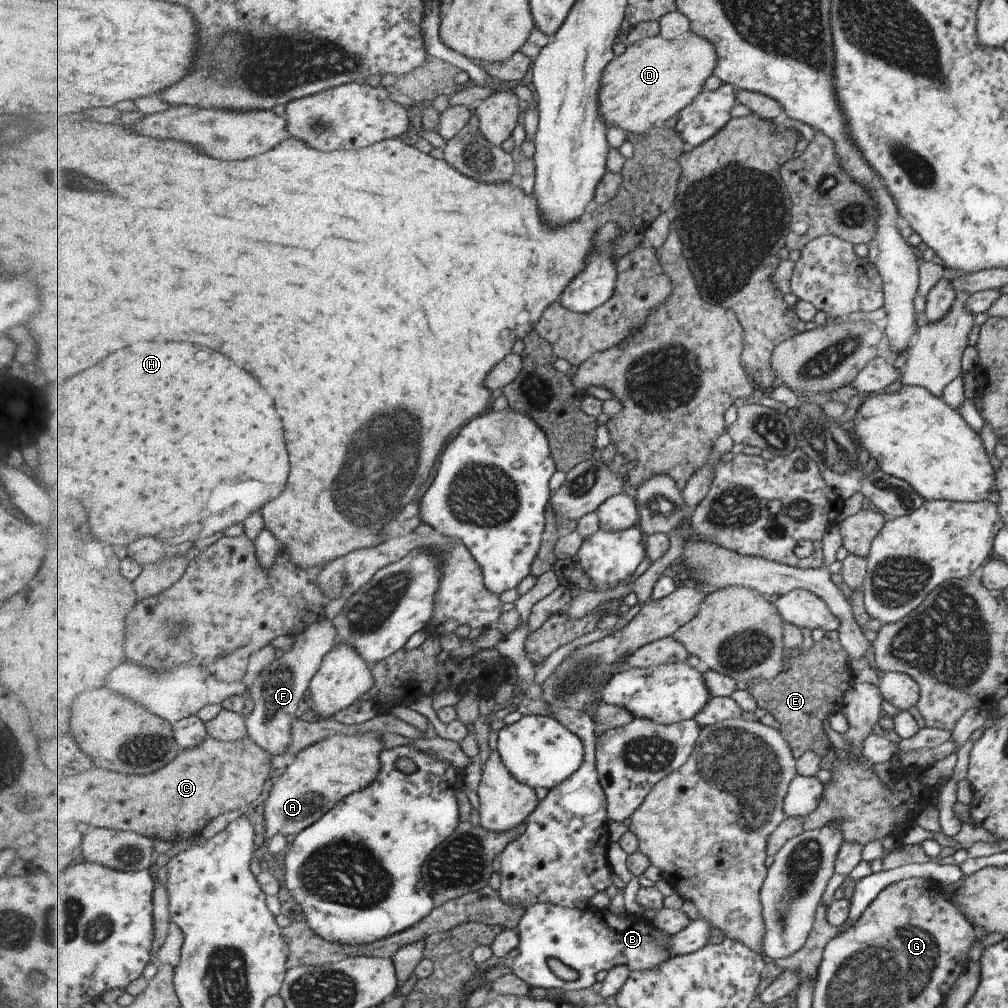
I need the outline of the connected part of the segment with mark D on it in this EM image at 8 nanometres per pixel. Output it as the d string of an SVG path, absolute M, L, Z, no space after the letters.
M690 33L675 41L669 41L660 34L658 37L648 37L629 44L627 51L611 62L603 76L600 99L608 126L619 126L626 134L645 135L652 132L658 124L668 122L672 116L679 115L689 104L695 102L698 95L704 92L706 80L715 74L719 64L718 46L699 34Z

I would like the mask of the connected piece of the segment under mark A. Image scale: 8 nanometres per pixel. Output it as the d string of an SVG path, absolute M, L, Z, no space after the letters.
M369 731L364 734L341 734L327 738L310 748L293 756L280 776L278 782L270 787L270 797L266 801L266 839L271 839L278 832L285 836L294 834L296 837L323 819L339 802L351 794L366 790L375 780L379 779L383 771L383 752L386 742L380 732Z

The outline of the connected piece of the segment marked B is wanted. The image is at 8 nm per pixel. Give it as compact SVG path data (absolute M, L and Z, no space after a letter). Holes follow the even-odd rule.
M538 903L525 911L519 931L522 937L520 954L514 959L514 973L520 975L528 984L534 987L549 989L584 990L592 988L598 982L598 974L602 970L614 970L616 966L628 966L631 971L649 971L658 968L663 962L670 960L673 954L667 944L670 936L658 929L654 921L627 915L619 917L610 909L568 908L562 905ZM550 958L558 958L569 968L575 970L579 977L575 981L566 981L558 978L550 966Z

